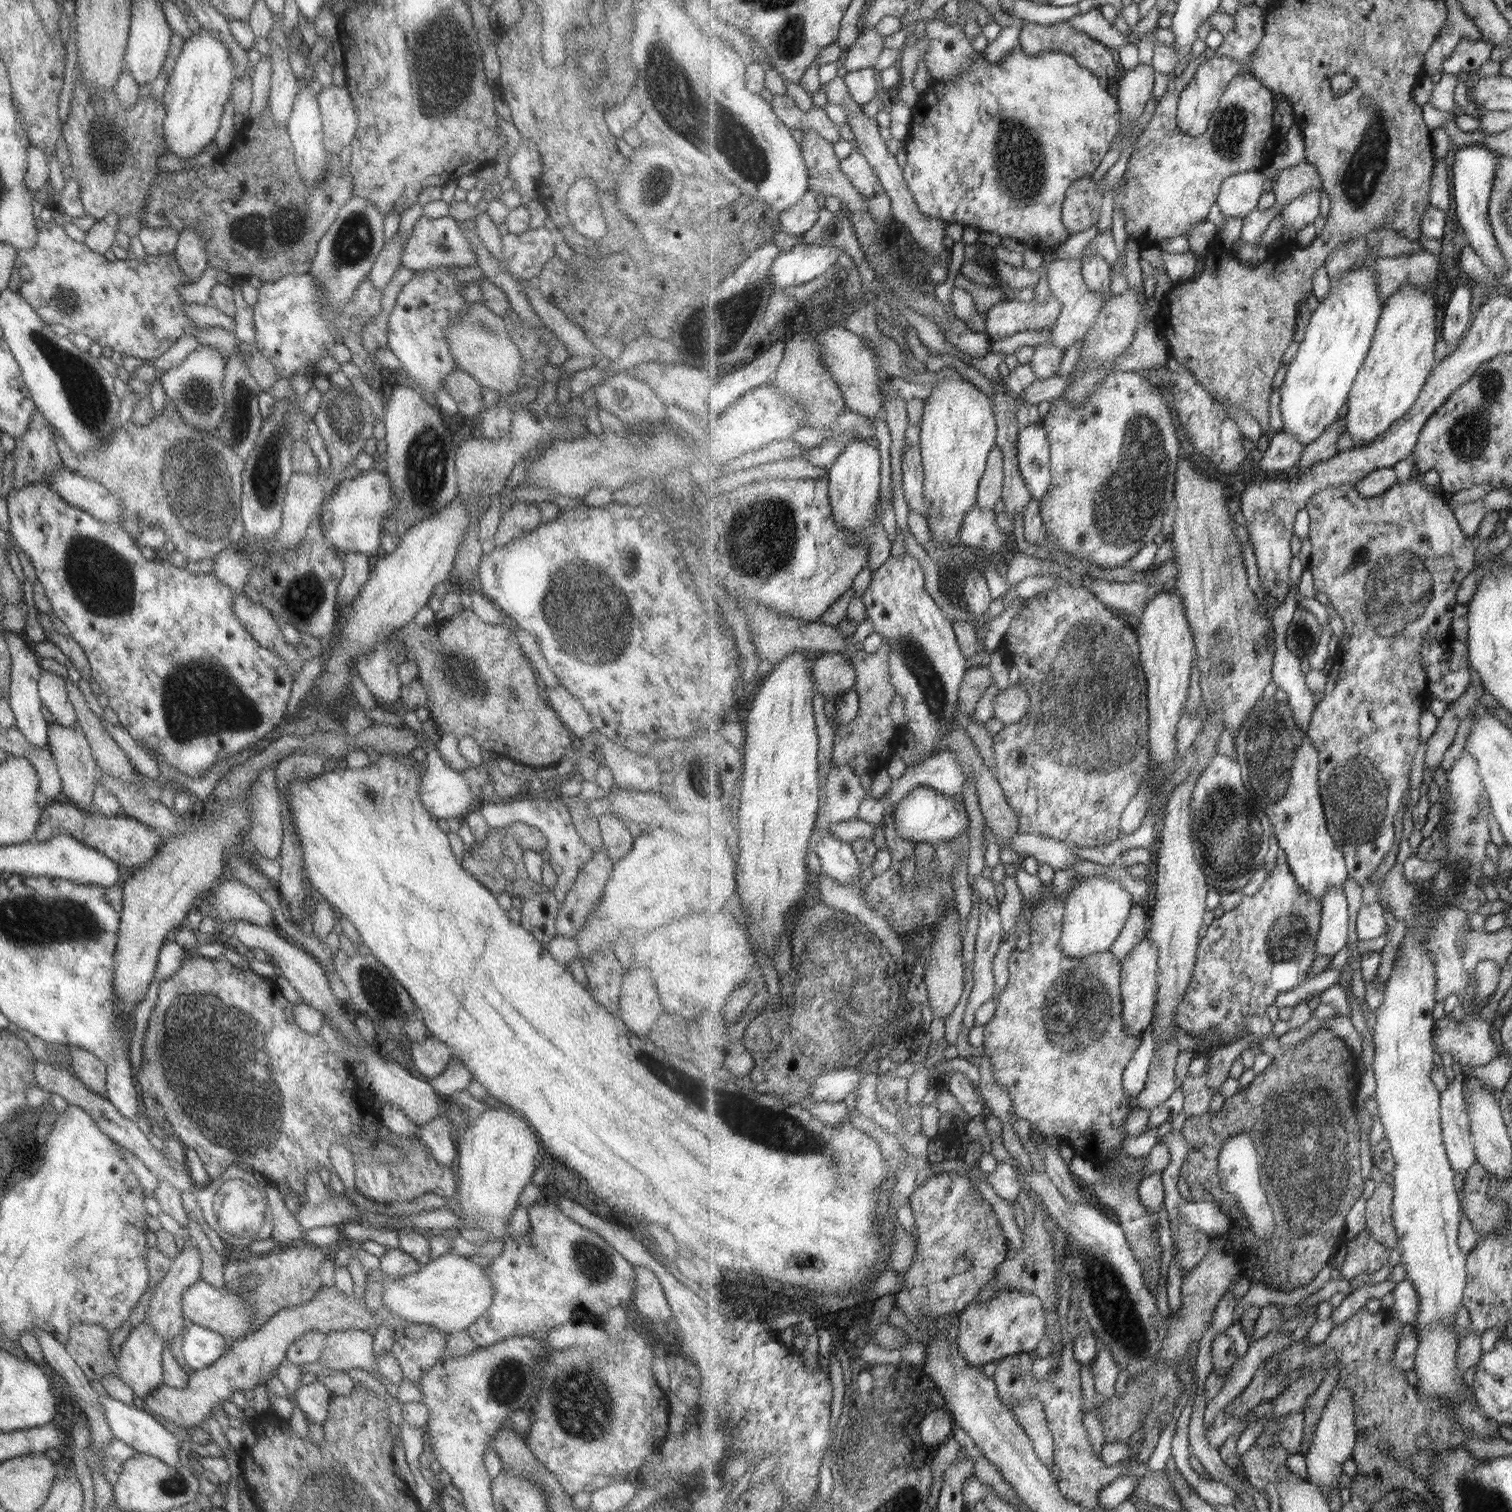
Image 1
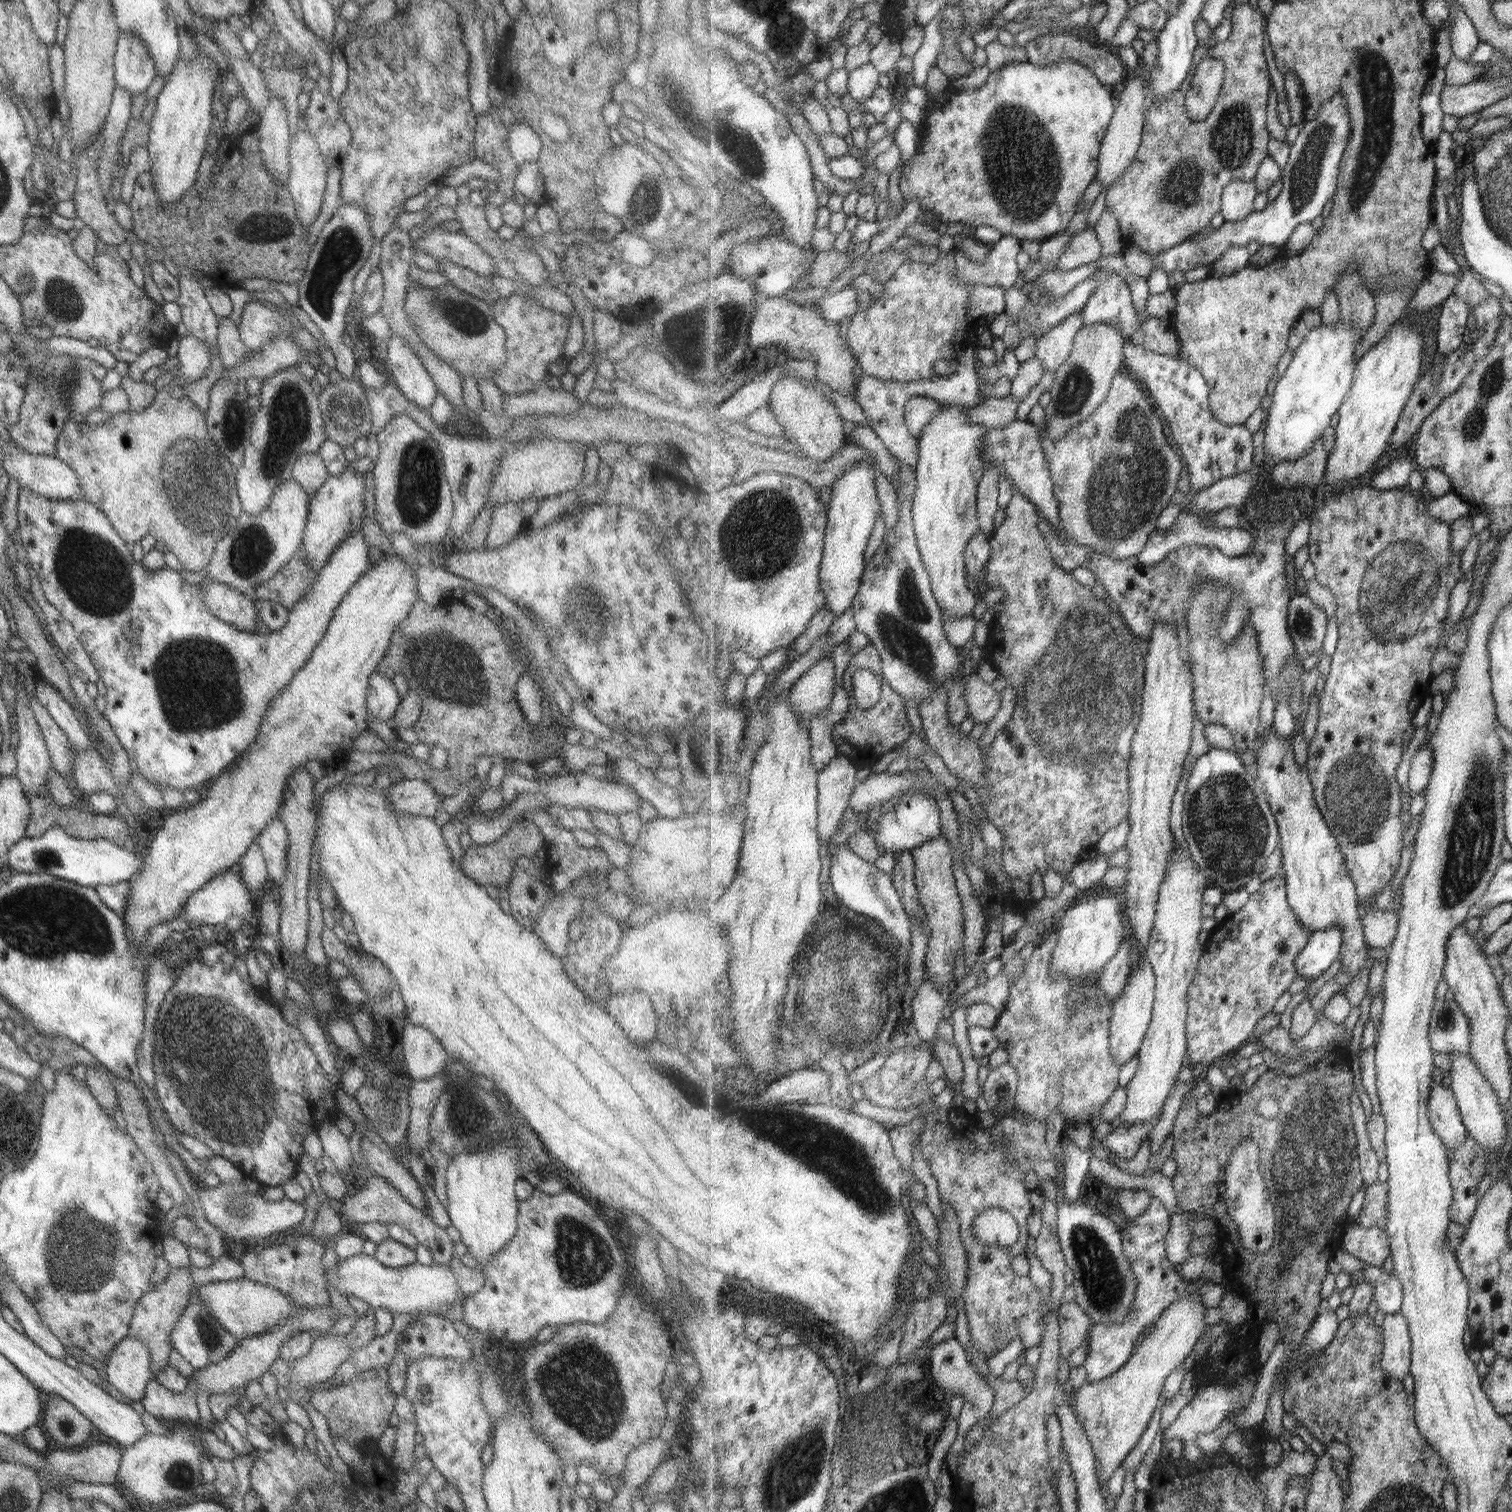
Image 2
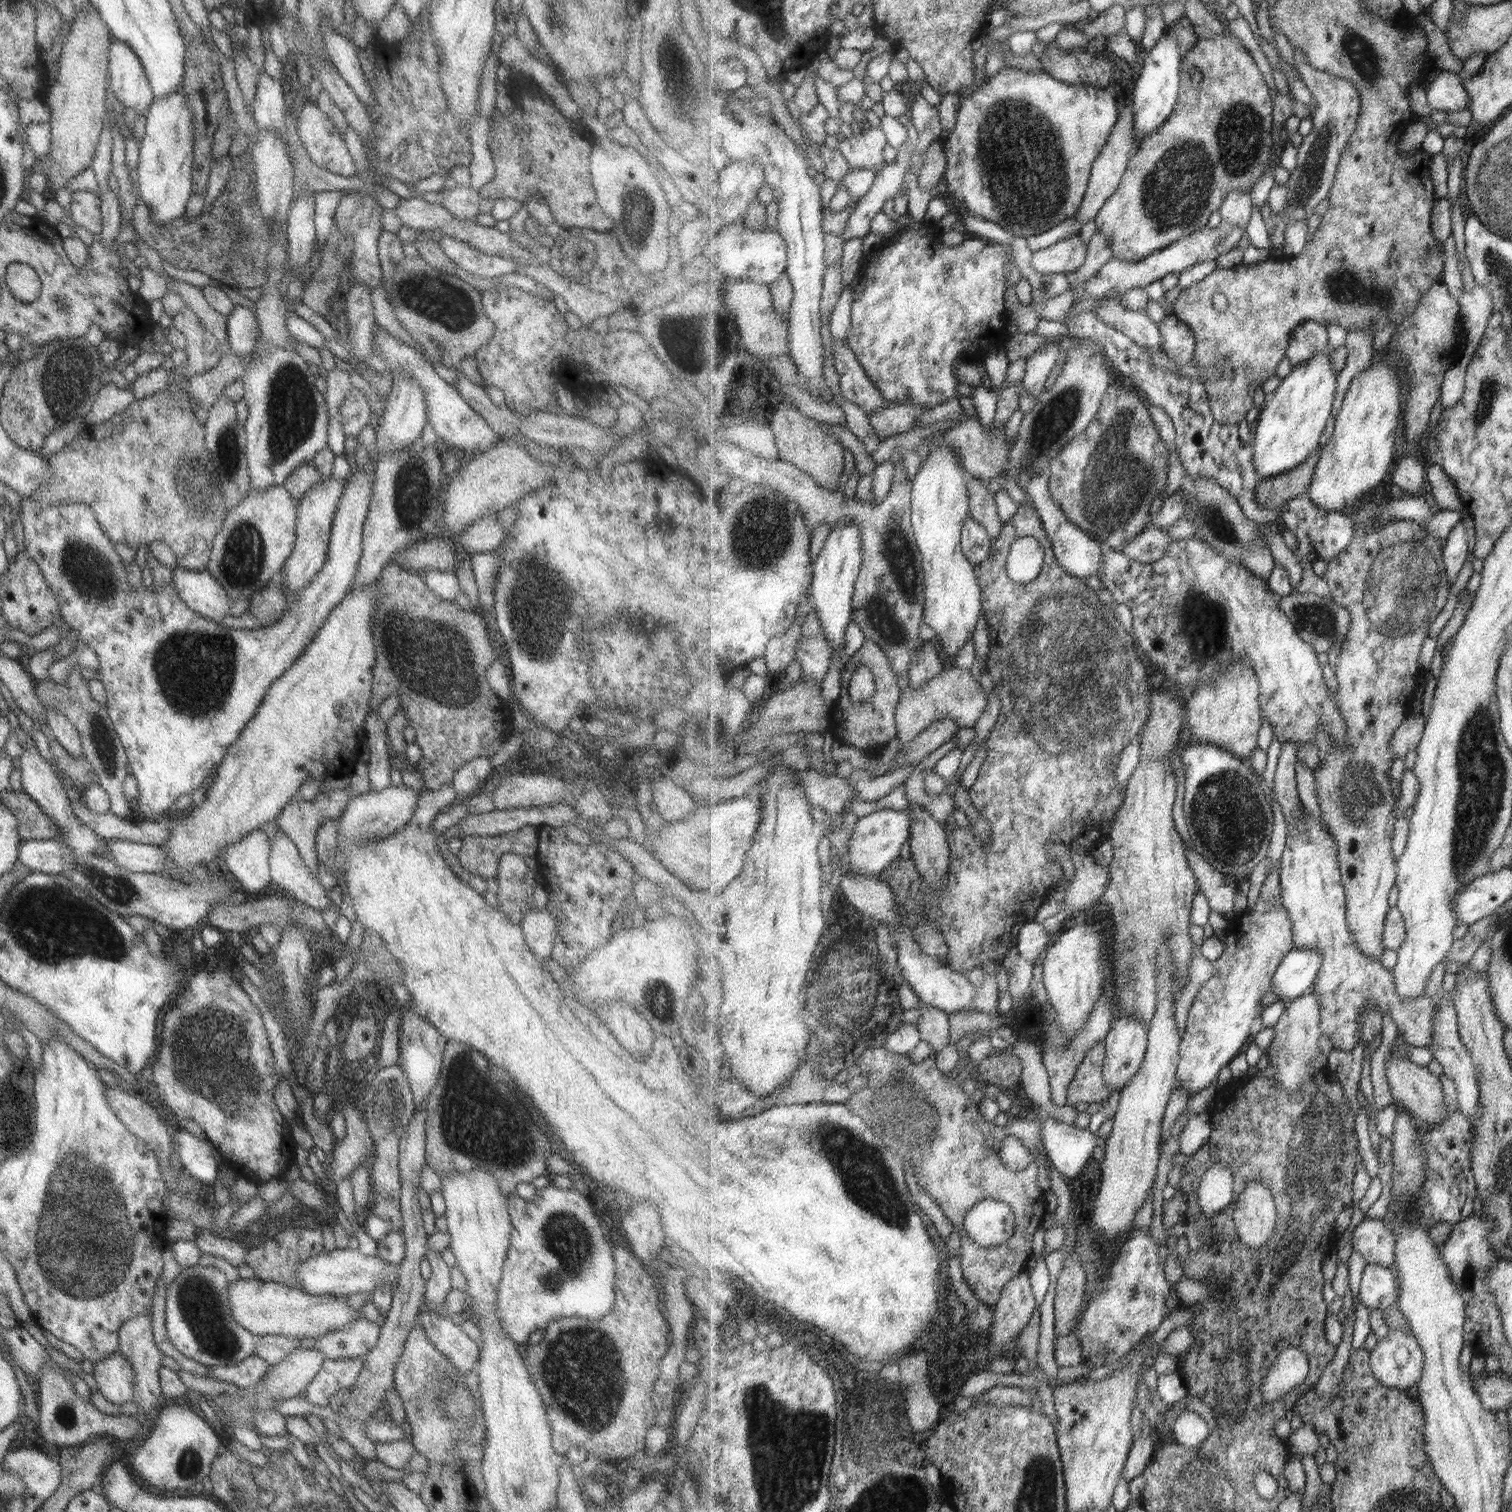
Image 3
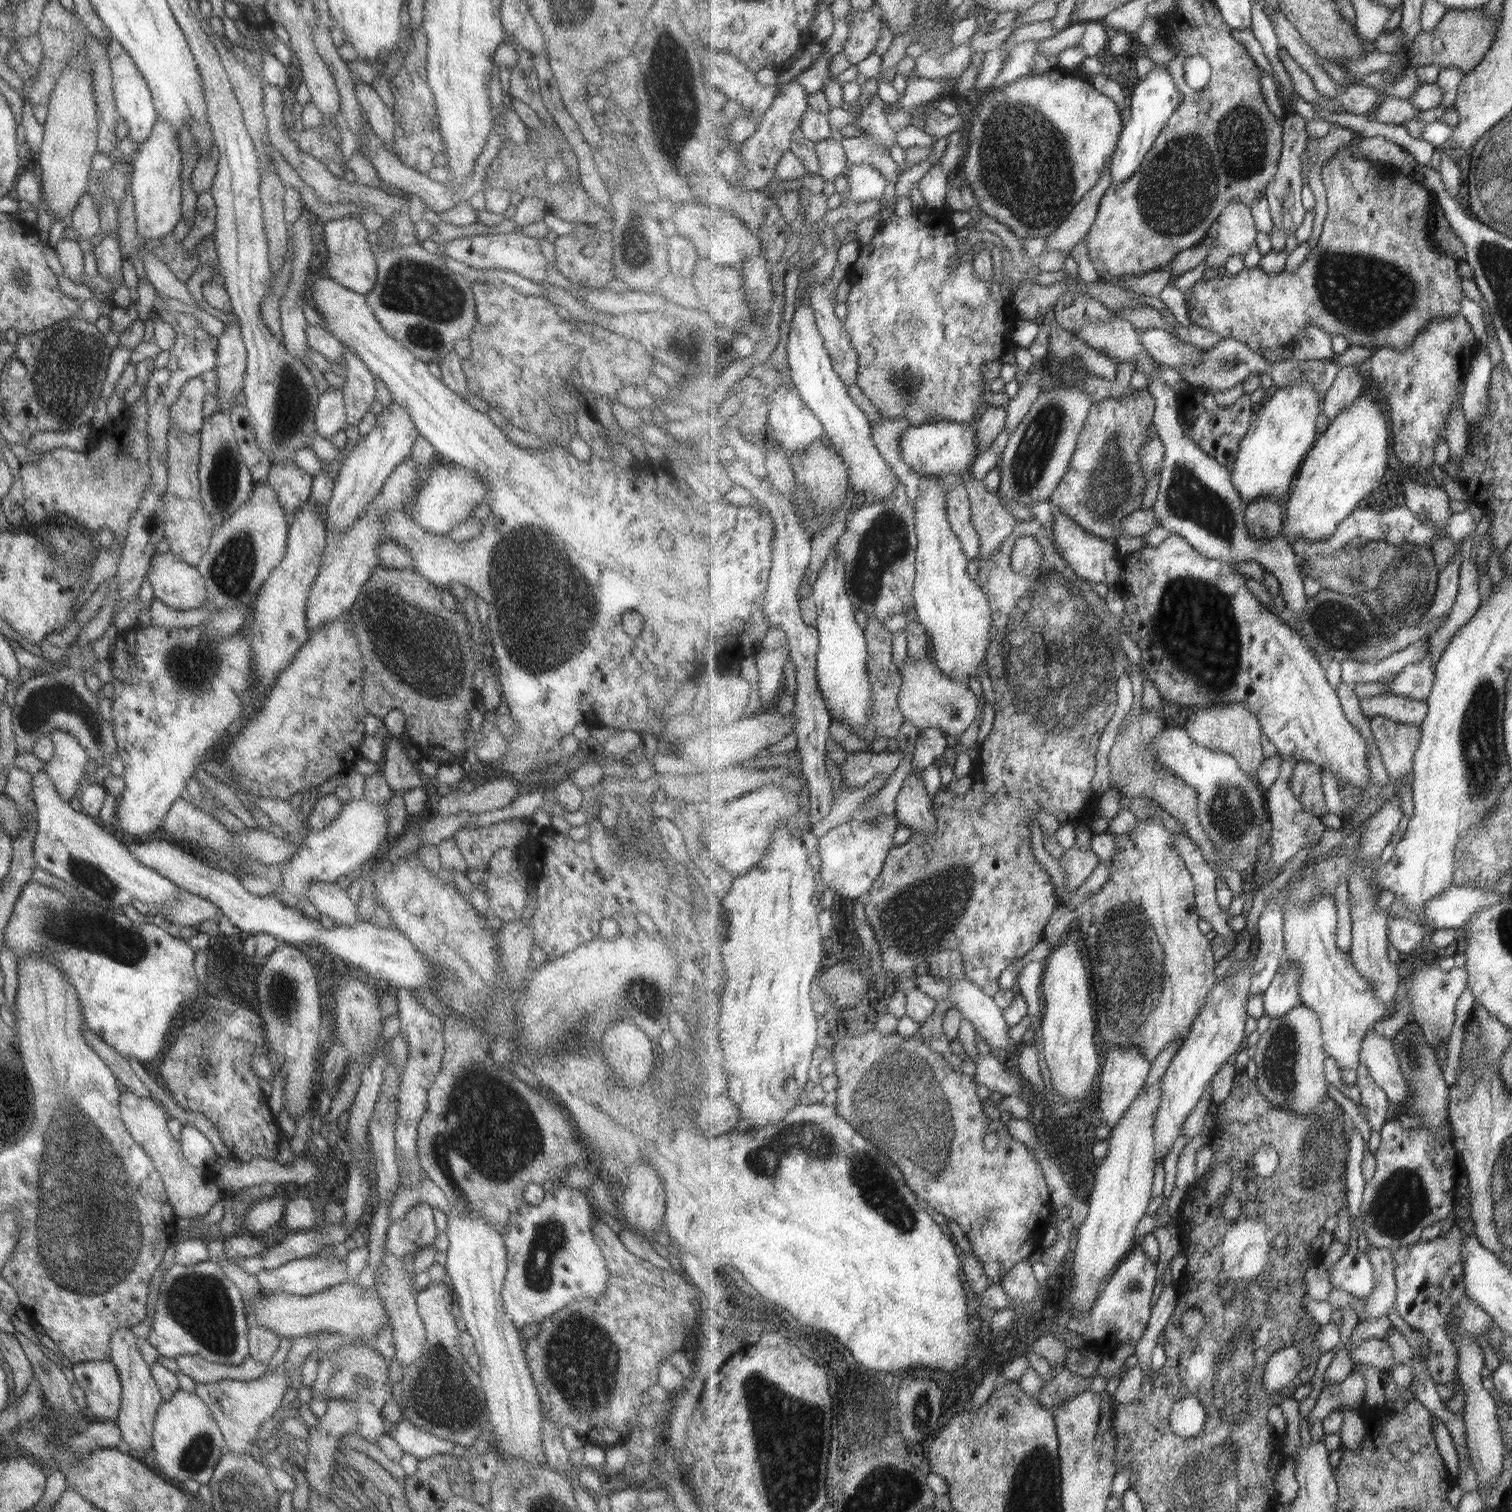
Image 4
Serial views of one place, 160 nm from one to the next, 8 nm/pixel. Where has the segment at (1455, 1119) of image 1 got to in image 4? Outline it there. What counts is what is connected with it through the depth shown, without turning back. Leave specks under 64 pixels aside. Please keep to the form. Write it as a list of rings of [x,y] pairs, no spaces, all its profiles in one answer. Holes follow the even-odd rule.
[[[1370,1030],[1363,1041],[1362,1062],[1369,1067],[1373,1080],[1388,1094],[1389,1100],[1405,1106],[1411,1096],[1409,1082],[1403,1076],[1402,1064],[1392,1039]]]

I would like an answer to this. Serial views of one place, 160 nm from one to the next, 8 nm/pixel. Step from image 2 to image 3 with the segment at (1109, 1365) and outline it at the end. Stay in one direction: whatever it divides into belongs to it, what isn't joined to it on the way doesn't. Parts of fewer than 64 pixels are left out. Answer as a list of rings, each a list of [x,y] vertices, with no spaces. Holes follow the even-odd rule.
[[[1131,1230],[1126,1241],[1116,1248],[1115,1261],[1111,1268],[1109,1279],[1099,1288],[1099,1293],[1093,1296],[1090,1304],[1085,1308],[1081,1321],[1077,1325],[1075,1336],[1081,1340],[1084,1362],[1091,1369],[1113,1365],[1125,1359],[1129,1353],[1143,1342],[1148,1334],[1153,1334],[1167,1317],[1167,1303],[1175,1284],[1167,1280],[1165,1267],[1161,1266],[1161,1246],[1151,1230]]]

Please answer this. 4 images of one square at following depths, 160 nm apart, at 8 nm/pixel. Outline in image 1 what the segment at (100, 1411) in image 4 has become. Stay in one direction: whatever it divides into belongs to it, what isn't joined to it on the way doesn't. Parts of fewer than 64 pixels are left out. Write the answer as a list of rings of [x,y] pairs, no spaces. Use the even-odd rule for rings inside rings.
[[[139,1324],[131,1329],[123,1341],[123,1345],[119,1348],[119,1353],[115,1358],[115,1364],[119,1380],[133,1391],[134,1396],[143,1399],[161,1384],[161,1356],[165,1347],[163,1340],[147,1324]]]

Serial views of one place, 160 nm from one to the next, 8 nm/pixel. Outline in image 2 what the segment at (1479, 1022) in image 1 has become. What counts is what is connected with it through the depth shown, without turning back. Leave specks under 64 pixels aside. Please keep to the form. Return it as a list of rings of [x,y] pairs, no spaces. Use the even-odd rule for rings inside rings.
[[[1436,999],[1430,1039],[1434,1052],[1470,1054],[1472,1026],[1470,1018],[1455,1000]]]

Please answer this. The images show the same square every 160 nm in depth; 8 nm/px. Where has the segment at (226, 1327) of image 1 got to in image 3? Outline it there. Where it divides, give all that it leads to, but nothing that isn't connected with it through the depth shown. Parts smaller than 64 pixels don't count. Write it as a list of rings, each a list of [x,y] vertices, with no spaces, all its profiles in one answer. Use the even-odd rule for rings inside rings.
[[[239,1279],[227,1284],[227,1303],[231,1311],[231,1319],[237,1326],[247,1330],[254,1337],[265,1335],[286,1336],[295,1340],[313,1338],[320,1334],[341,1330],[343,1326],[351,1324],[355,1318],[361,1316],[360,1312],[351,1311],[345,1303],[345,1297],[309,1295],[301,1289],[290,1288],[276,1284],[275,1282],[264,1282],[254,1279]]]

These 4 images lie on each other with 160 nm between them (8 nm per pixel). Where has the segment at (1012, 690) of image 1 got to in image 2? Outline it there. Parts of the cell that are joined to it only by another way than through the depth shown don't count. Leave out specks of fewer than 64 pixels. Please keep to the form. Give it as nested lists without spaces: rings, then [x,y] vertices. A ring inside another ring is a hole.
[[[970,674],[966,684],[966,701],[970,717],[976,723],[993,720],[1001,710],[1001,693],[994,684],[988,684],[977,674]]]

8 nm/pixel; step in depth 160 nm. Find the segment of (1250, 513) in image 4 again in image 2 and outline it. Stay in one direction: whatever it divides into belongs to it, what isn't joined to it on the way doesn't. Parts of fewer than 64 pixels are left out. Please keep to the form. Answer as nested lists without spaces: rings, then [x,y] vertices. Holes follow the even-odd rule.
[[[1321,440],[1307,452],[1305,458],[1299,458],[1297,462],[1281,462],[1269,471],[1271,480],[1275,486],[1283,488],[1295,488],[1295,486],[1308,486],[1315,488],[1326,480],[1327,459],[1330,452],[1325,450],[1325,444]]]

